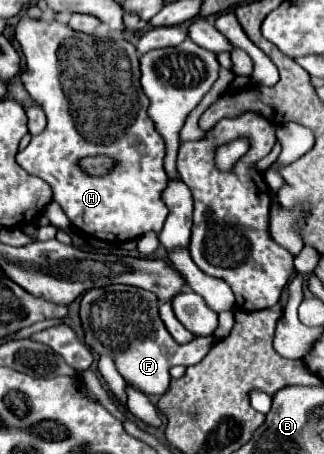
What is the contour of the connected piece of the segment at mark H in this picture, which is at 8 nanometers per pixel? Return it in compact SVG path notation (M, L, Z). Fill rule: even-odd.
M22 17L16 25L16 41L26 57L26 69L20 79L30 97L40 103L48 117L48 125L40 135L34 135L30 145L16 155L20 167L30 175L36 175L50 183L54 201L66 211L76 229L88 237L100 239L100 235L112 237L112 241L124 243L138 239L148 231L162 231L168 217L168 209L162 201L162 191L168 185L164 171L166 143L154 129L154 121L148 115L148 97L140 87L140 63L136 47L126 39L102 41L92 35L74 33L60 19L30 19ZM88 155L110 155L118 159L116 171L104 177L90 177L78 169L78 159Z

